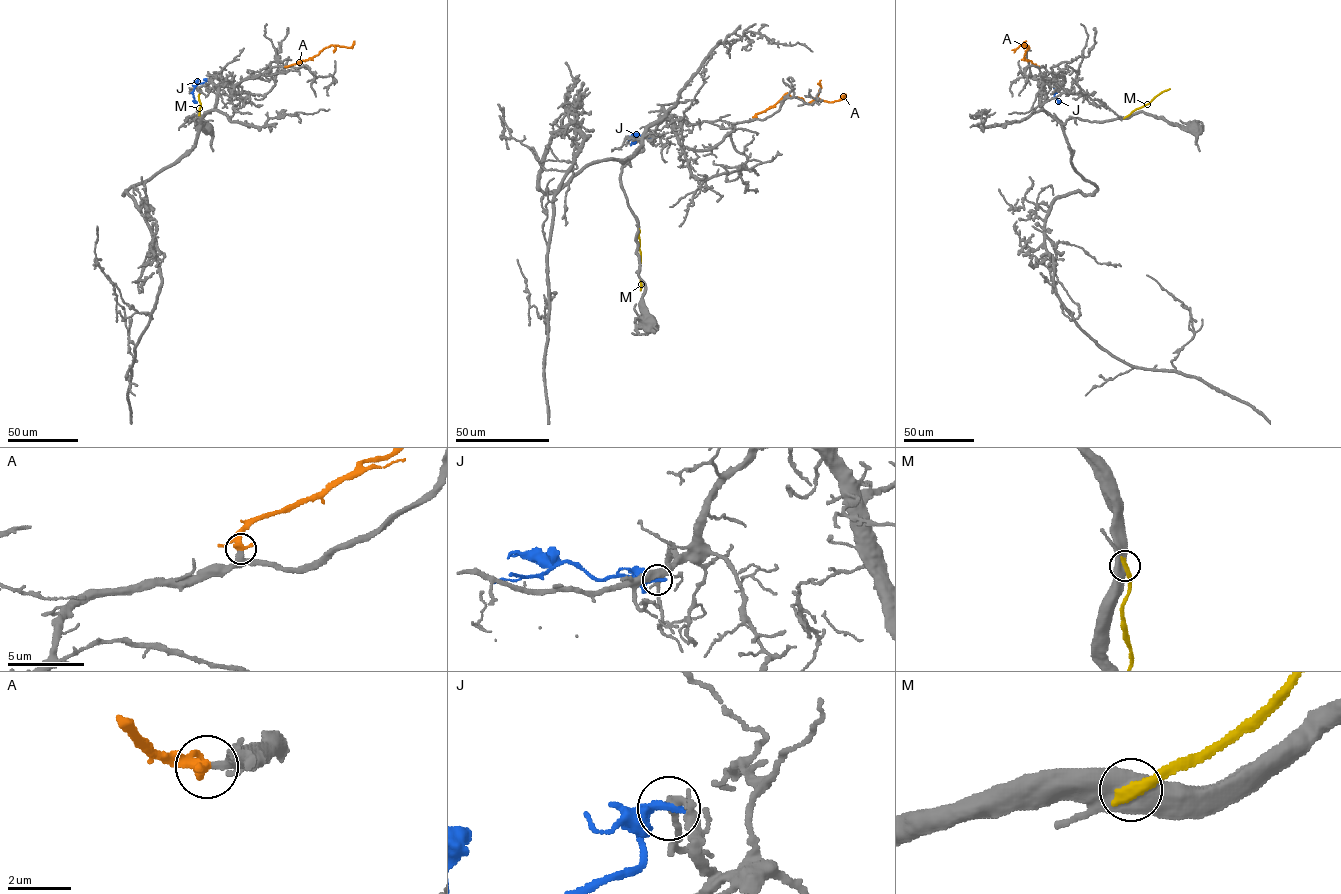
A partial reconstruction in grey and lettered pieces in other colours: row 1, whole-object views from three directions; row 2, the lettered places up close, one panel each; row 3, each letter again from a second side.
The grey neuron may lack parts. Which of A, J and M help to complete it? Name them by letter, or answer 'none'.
A

